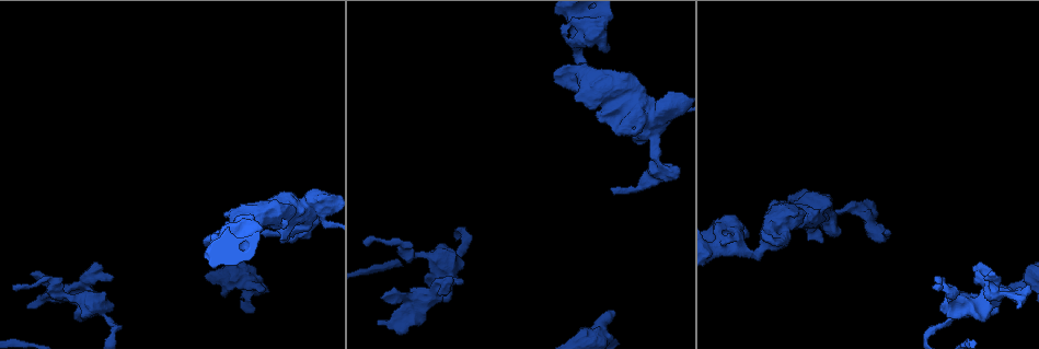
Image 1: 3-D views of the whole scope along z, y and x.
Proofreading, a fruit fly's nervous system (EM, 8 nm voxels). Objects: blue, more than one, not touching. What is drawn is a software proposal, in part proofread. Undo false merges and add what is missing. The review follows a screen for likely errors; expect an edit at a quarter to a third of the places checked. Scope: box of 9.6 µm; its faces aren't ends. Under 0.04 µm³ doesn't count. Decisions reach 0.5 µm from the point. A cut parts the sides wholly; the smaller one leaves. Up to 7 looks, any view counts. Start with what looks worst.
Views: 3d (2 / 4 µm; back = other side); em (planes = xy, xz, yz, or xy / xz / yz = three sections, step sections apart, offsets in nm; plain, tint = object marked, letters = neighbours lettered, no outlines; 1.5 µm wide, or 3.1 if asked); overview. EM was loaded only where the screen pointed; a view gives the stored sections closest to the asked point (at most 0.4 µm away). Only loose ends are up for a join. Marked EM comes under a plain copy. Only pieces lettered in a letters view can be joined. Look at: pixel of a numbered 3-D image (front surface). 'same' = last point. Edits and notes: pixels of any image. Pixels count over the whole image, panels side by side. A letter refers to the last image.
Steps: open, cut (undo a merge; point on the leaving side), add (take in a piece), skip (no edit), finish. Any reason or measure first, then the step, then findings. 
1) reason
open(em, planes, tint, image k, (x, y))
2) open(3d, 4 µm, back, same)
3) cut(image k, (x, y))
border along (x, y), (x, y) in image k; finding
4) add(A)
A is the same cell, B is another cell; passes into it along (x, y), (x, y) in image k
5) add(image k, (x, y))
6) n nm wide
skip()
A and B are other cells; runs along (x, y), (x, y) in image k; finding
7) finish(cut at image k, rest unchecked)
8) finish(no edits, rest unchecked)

abrupt turn
open(3d, 4 µm, image 1, (278, 211))

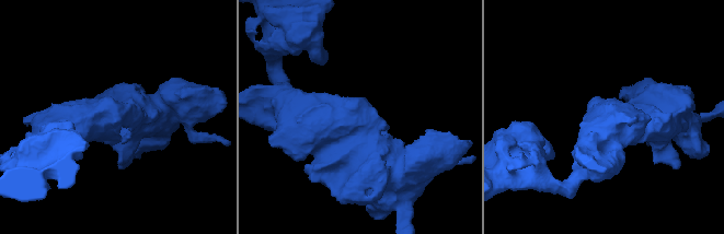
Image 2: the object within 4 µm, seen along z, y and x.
3 arms; arms of 480, 600, 650 nm
open(em, planes, letters, image 2, (358, 125))

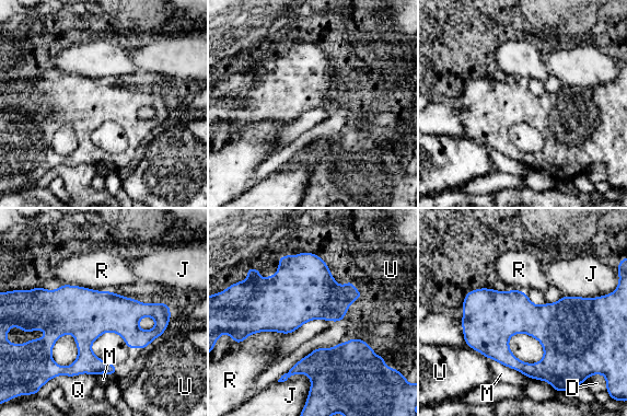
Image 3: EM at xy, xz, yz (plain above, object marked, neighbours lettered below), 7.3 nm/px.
M touches over 360 nm
skip()
D, J, M, Q, R and U are other cells; border along (62, 282), (109, 291) in image 3; all the same neuron

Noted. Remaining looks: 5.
free end
open(3d, 4 µm, image 1, (30, 309))

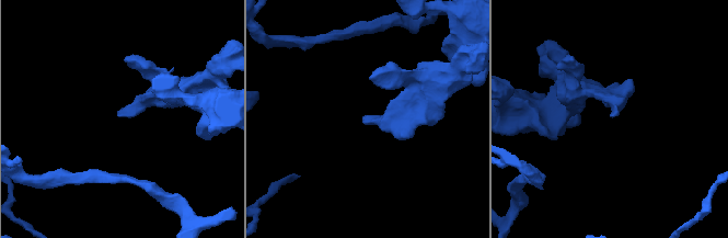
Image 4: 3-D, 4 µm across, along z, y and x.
open(em, xz, step 8, letters, image 4, (362, 116))

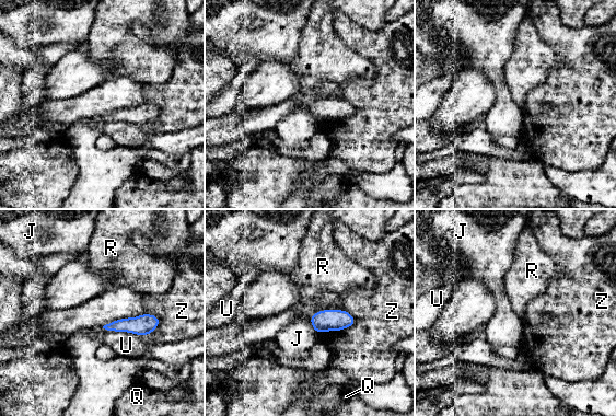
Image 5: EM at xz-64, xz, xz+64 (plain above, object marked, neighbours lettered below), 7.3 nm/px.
cut it another way
open(em, planes, letters, same)

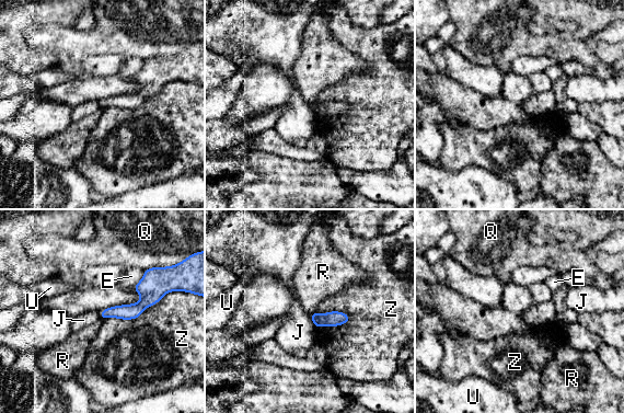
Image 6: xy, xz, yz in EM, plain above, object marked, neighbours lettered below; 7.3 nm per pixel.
skip()
E, J, Q, R, U and Z are other cells; border along (309, 314), (315, 328) in image 6; no lettered piece goes on from it

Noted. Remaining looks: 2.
free end
open(em, planes, letters, image 1, (264, 231))

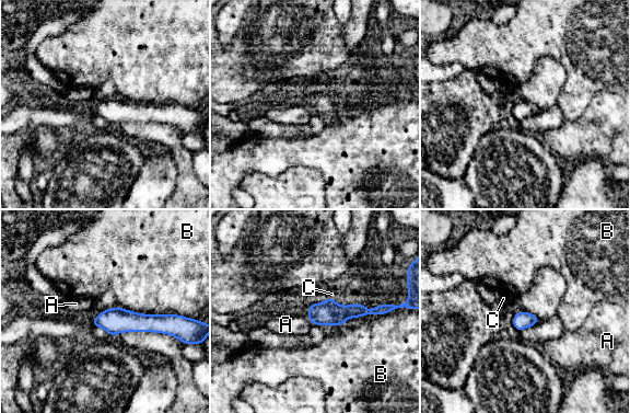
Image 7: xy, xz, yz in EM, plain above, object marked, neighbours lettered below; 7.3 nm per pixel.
skip()
A, B and C are other cells; border along (306, 317), (311, 322) in image 7; no lettered piece goes on from it

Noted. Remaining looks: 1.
finish(no edits, rest unchecked)

